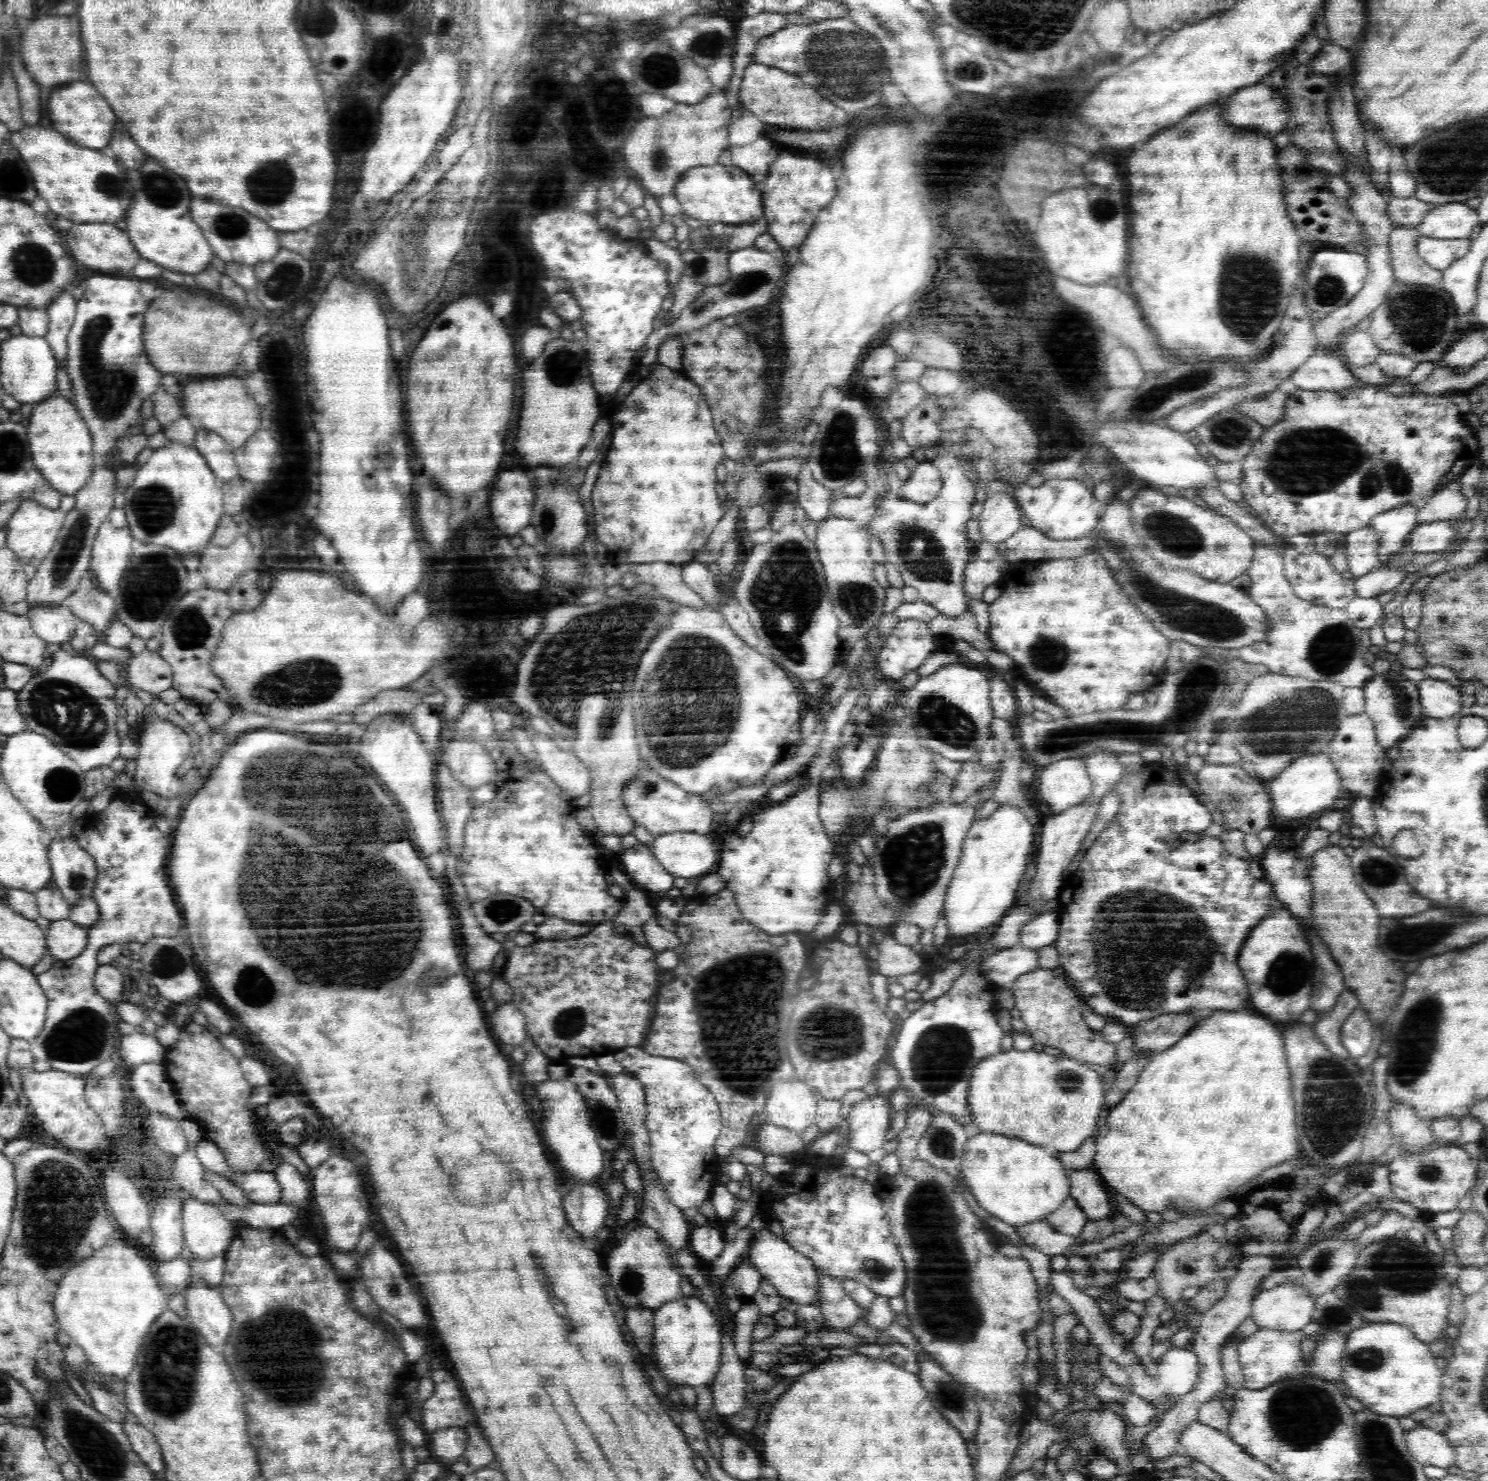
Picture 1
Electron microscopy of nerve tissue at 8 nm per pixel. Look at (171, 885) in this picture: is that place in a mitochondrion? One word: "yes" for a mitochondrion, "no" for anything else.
no

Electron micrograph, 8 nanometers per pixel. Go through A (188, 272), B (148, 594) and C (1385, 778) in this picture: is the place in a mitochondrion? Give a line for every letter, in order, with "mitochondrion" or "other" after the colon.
A: other
B: mitochondrion
C: other

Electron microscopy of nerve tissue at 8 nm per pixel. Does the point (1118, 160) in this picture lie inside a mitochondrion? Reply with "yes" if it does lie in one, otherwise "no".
no

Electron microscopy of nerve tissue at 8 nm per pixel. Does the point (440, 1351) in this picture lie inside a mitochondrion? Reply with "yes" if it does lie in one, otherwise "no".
no

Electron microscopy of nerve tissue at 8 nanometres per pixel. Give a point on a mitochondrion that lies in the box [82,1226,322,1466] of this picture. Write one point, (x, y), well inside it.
(167, 1384)

